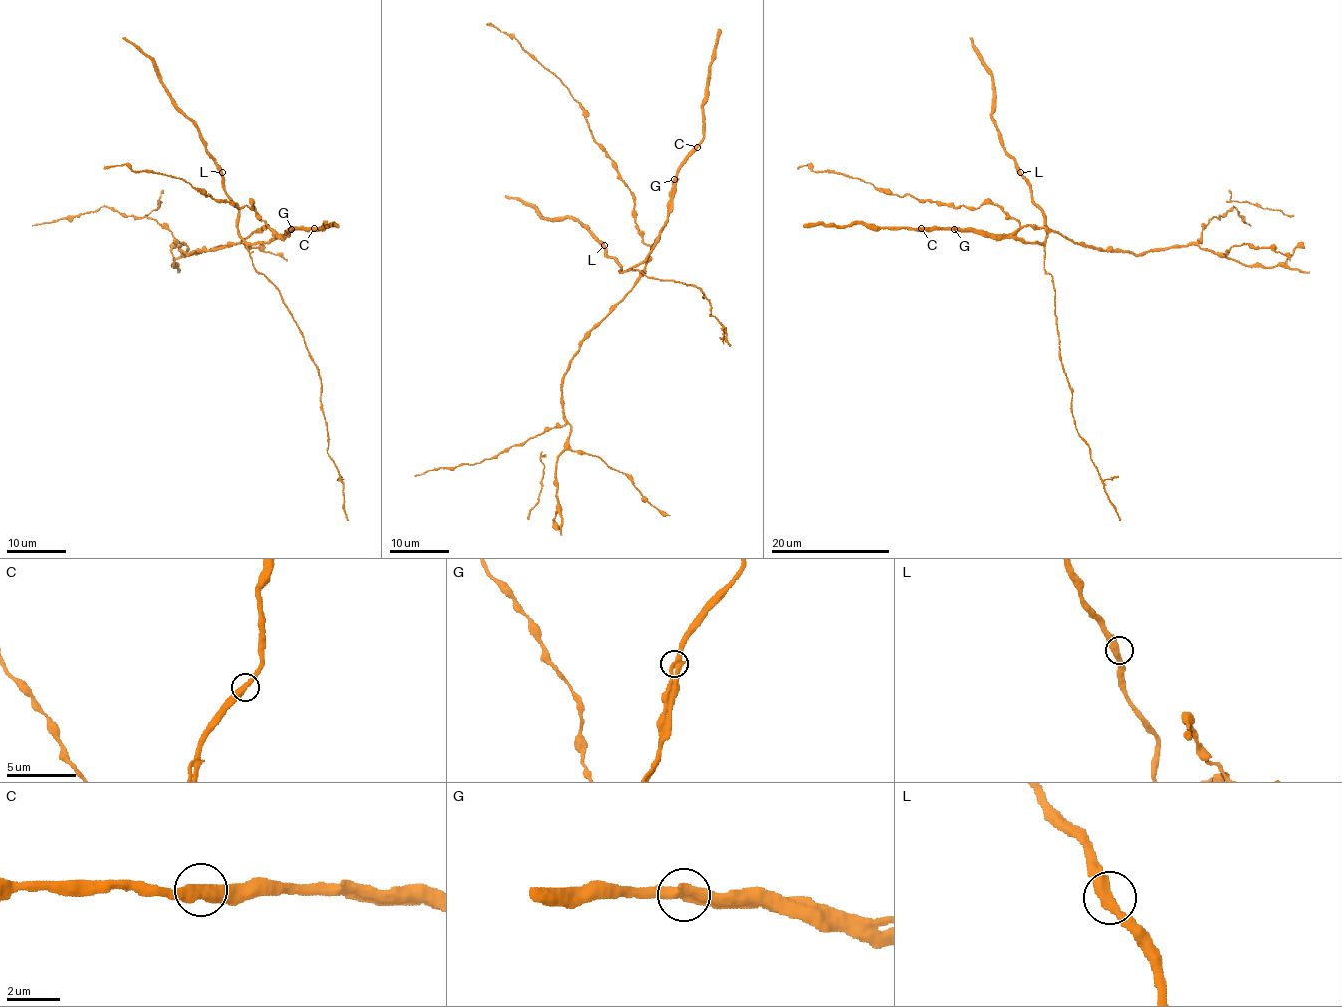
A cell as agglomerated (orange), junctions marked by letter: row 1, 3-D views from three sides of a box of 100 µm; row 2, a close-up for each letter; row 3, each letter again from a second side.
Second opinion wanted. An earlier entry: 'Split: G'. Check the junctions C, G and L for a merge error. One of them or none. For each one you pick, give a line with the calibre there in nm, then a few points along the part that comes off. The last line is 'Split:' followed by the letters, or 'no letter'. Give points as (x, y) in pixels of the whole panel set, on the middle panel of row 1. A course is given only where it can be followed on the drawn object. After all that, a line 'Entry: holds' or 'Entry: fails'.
G: calibre 440 nm; course (674, 180), (667, 223), (645, 273), (570, 362), (561, 388), (564, 423), (478, 464), (414, 475)
Split: G
Entry: holds

